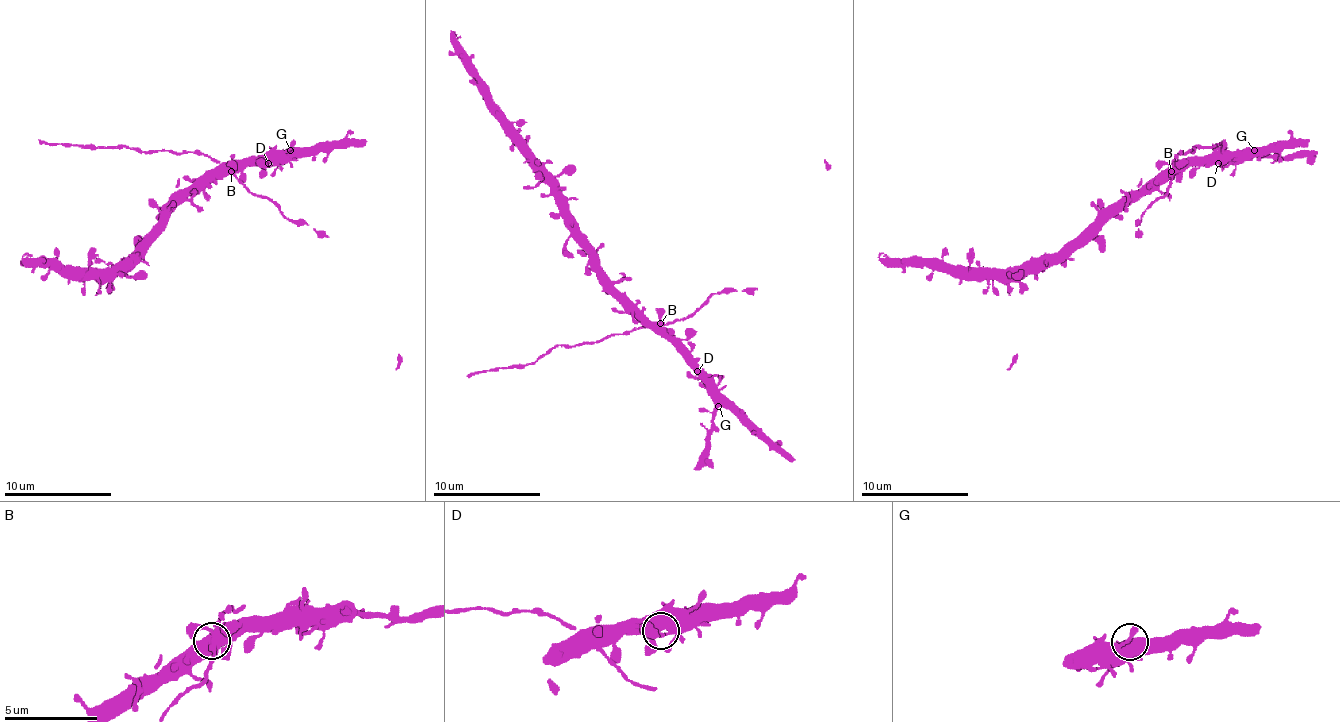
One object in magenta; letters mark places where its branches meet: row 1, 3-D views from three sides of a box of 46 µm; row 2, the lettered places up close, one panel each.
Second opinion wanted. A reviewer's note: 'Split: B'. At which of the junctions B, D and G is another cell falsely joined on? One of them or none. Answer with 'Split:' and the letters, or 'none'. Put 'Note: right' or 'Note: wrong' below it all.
Split: none
Note: wrong

